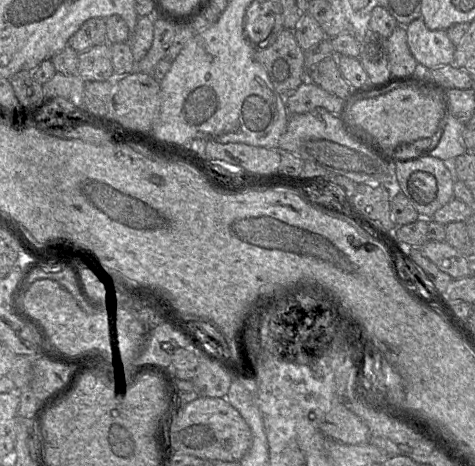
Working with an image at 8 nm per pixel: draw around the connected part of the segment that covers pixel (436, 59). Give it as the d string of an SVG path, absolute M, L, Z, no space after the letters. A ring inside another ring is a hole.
M417 18L406 27L409 50L419 65L419 69L433 69L454 64L454 44L446 30L430 30L423 19Z

